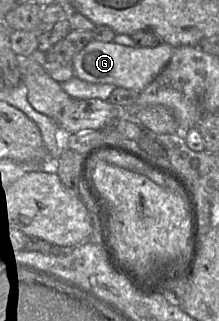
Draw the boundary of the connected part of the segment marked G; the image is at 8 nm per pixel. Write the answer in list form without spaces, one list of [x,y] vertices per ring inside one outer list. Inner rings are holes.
[[[92,41],[74,58],[71,64],[75,76],[93,84],[112,84],[137,92],[144,90],[171,60],[174,48],[162,43],[153,48],[126,47],[113,42]]]

